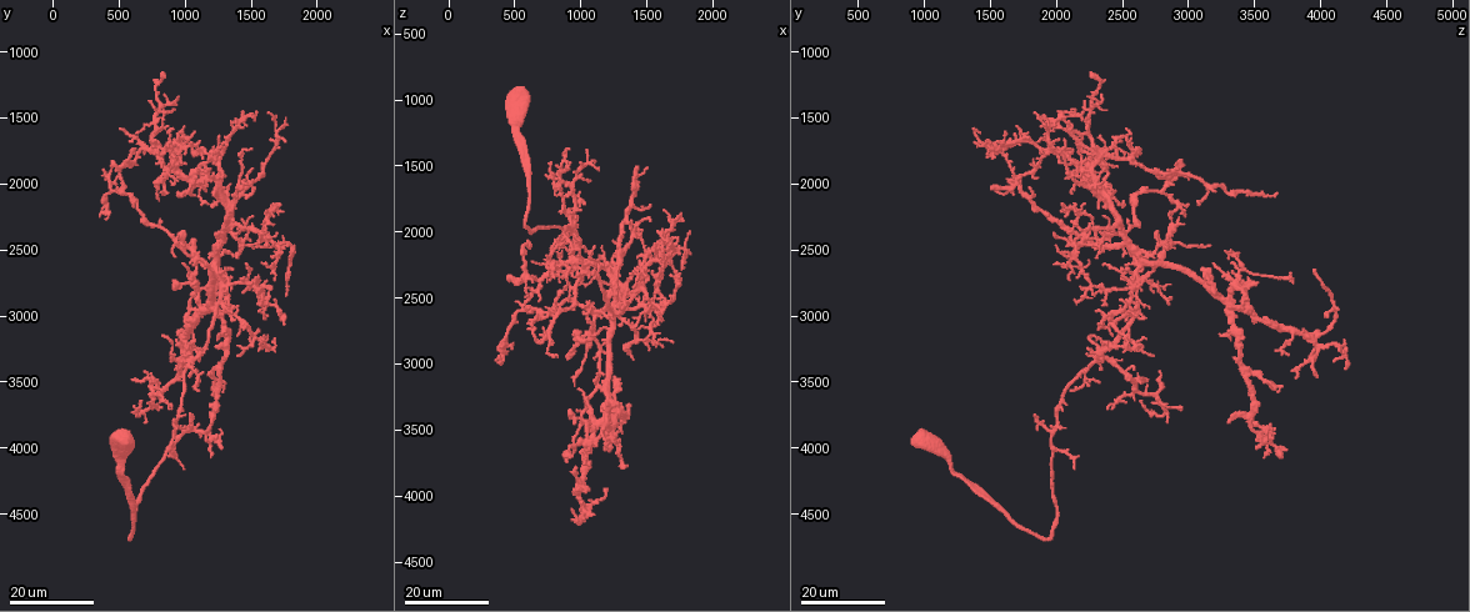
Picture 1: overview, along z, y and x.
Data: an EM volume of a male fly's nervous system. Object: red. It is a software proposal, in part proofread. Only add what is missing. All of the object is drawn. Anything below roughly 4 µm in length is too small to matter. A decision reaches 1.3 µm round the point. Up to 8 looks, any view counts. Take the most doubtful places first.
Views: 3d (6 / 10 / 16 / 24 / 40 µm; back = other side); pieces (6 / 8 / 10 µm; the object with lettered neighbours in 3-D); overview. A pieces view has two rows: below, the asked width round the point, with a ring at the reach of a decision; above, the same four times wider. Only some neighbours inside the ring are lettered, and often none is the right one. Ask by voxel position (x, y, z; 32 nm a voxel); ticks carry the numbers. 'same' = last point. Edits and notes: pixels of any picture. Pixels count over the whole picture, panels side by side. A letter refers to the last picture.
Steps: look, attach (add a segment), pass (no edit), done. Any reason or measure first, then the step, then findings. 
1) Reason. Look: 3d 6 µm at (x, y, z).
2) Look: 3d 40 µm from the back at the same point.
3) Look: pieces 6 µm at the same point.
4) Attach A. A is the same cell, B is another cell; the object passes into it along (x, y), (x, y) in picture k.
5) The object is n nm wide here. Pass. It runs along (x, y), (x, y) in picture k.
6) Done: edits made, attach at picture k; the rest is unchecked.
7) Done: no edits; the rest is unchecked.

Branch stops here. Look: 3d 16 µm at (960, 2080, 3660).

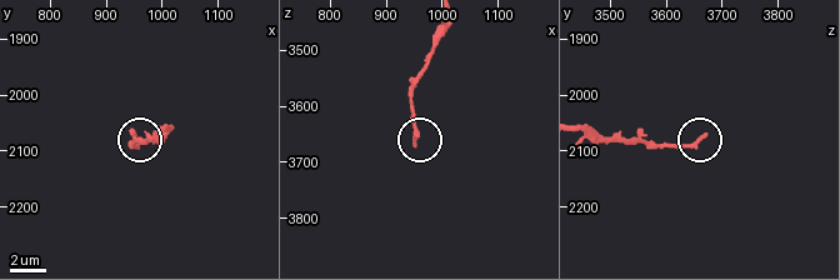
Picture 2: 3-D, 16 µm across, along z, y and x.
What lies round it. Look: pieces 10 µm at (950, 2070, 3665).

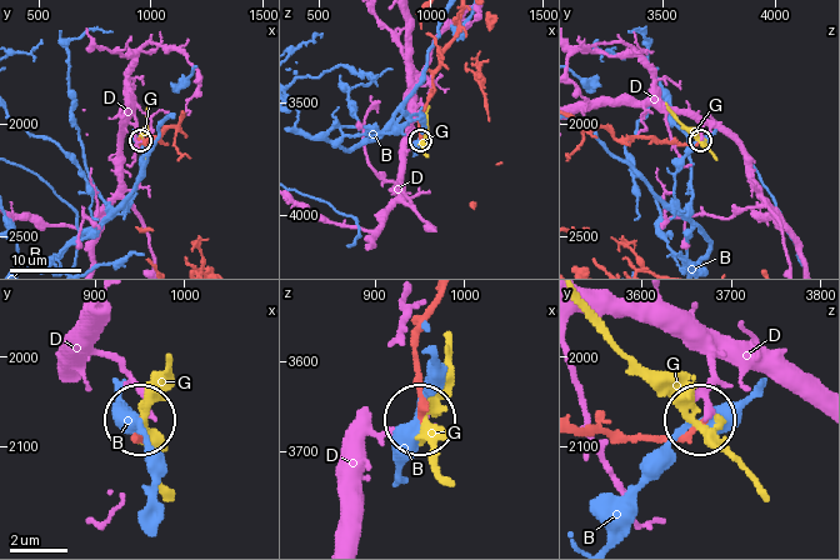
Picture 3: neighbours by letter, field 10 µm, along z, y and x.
Pass. B, D and G are other cells; it runs along (433, 304), (416, 346), (416, 416) in picture 3; no lettered segment goes on from it.

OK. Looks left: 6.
Thin end. Look: 3d 24 µm at (1460, 2620, 2360).

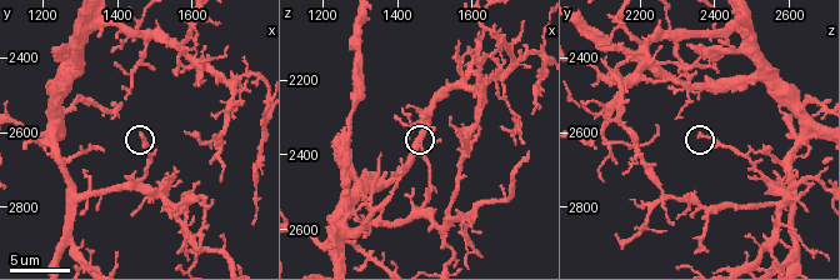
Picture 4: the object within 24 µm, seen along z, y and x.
Look: pieces 6 µm at (1470, 2610, 2350).

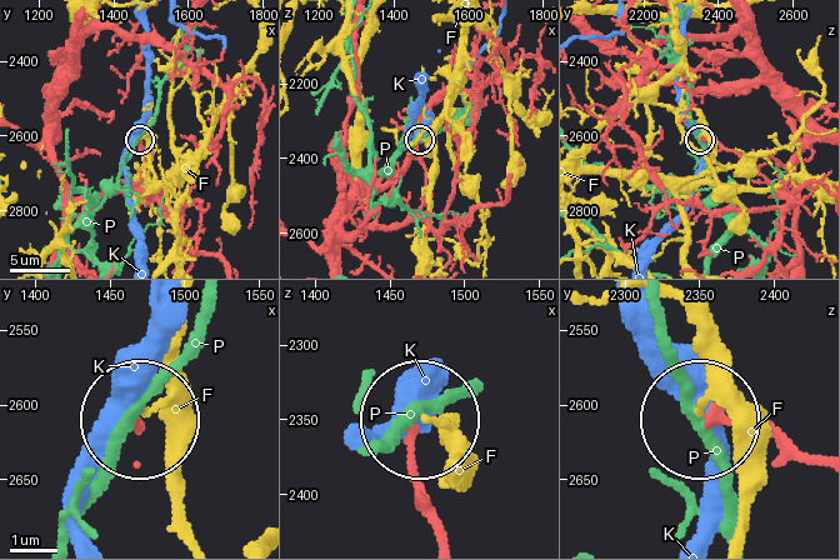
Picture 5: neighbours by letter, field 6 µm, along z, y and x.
Pass. F, K and P are other cells; it runs along (438, 530), (414, 470), (414, 426) in picture 5; none of them fits.

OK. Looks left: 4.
Free end. Look: 3d 24 µm at (1360, 2940, 3300).

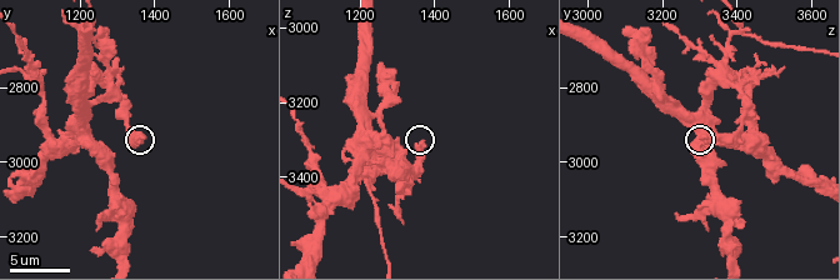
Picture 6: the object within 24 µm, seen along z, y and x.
Look: 3d 10 µm at (1360, 2930, 3310).

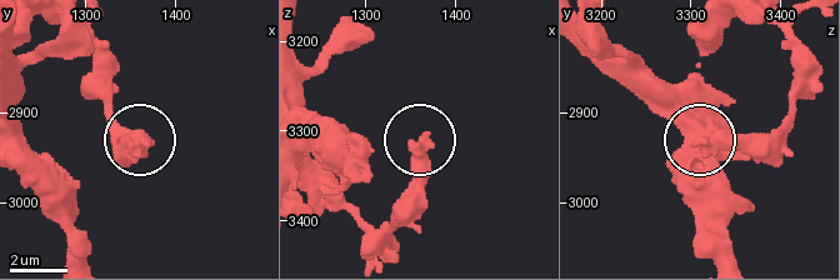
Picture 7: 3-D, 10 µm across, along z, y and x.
Look: pieces 6 µm at (1370, 2935, 3310).

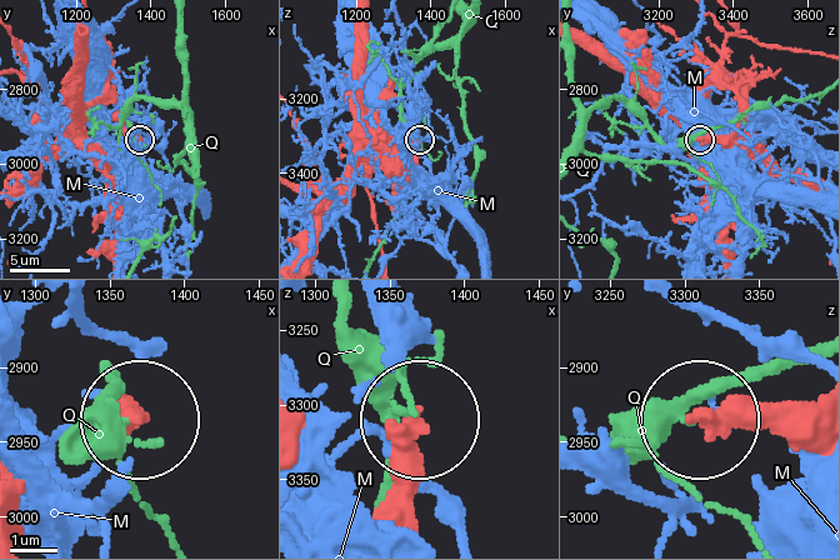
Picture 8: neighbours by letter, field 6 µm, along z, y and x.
Pass. M and Q are other cells; none of them fits.

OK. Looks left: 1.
Done: no edits; the rest is unchecked.

